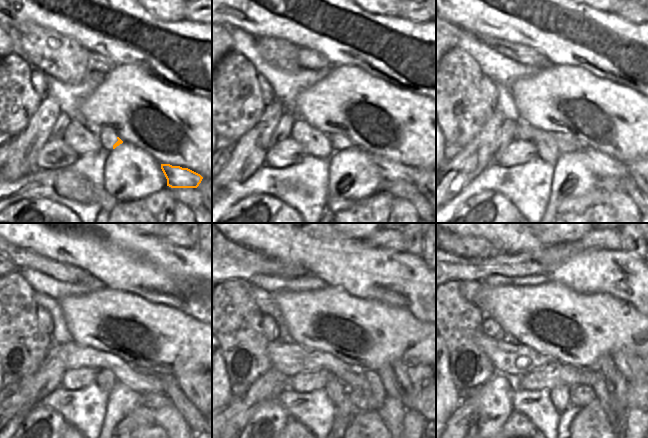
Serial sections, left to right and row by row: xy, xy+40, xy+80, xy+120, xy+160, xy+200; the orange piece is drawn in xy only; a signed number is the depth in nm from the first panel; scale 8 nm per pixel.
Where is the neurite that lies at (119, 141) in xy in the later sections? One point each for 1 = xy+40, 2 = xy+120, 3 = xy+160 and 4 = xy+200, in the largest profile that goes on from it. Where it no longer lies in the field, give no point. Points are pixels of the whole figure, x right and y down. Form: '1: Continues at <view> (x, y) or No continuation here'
1: Continues at xy+40 (343, 142)
2: Continues at xy+120 (73, 356)
3: Continues at xy+160 (290, 358)
4: Continues at xy+200 (513, 360)

